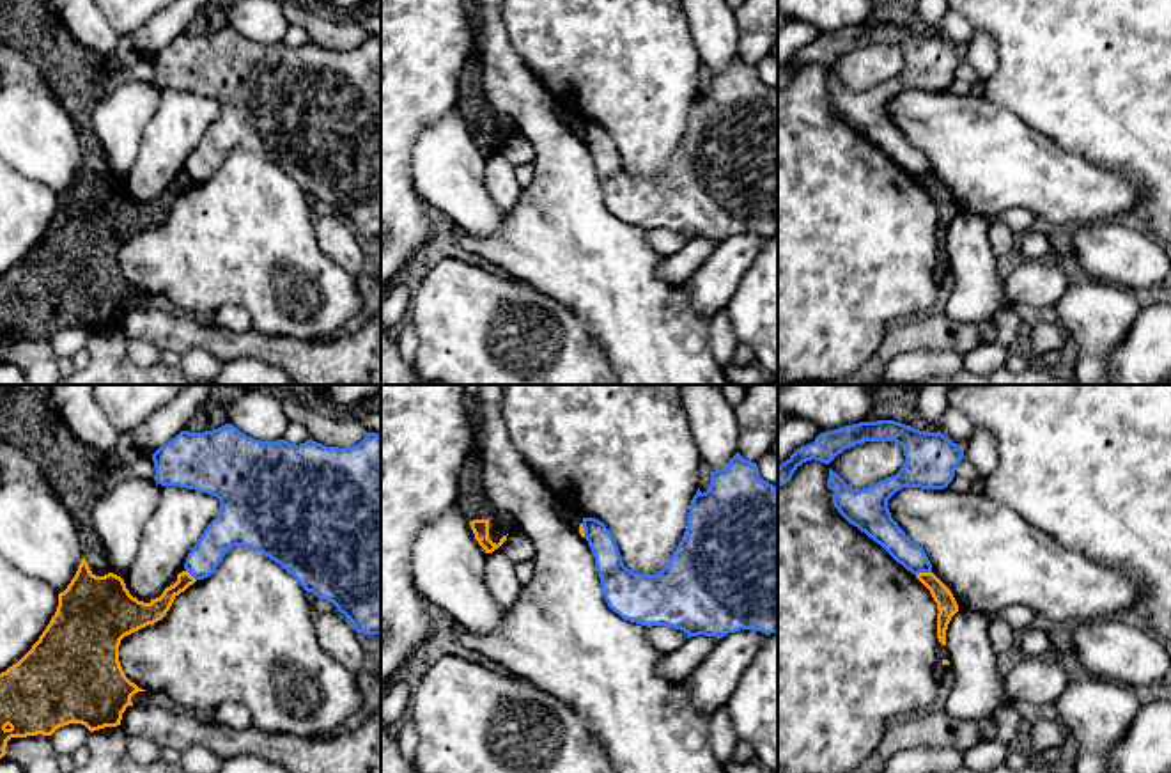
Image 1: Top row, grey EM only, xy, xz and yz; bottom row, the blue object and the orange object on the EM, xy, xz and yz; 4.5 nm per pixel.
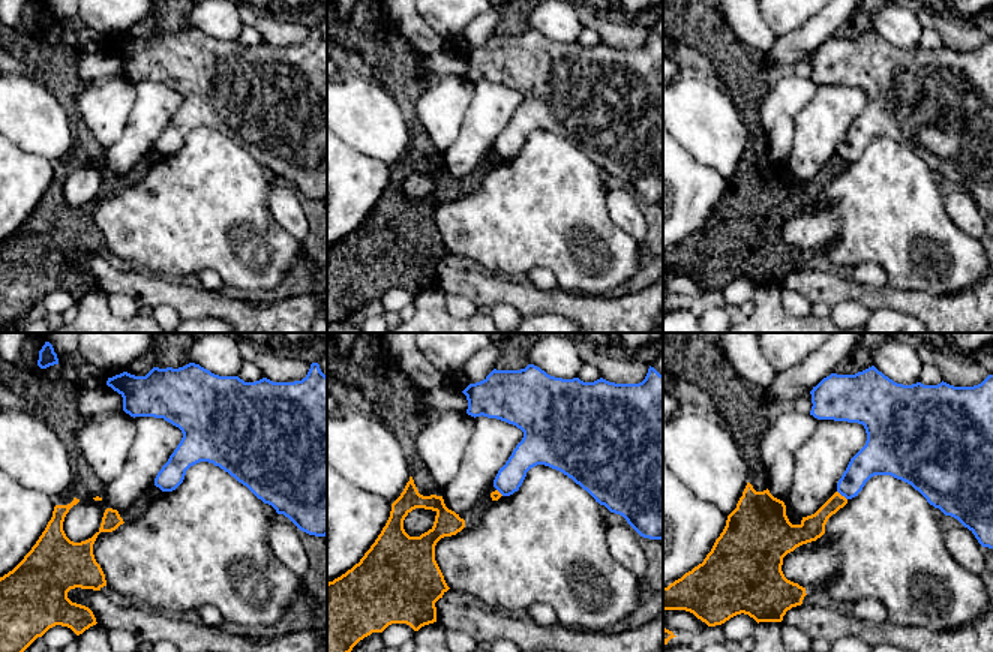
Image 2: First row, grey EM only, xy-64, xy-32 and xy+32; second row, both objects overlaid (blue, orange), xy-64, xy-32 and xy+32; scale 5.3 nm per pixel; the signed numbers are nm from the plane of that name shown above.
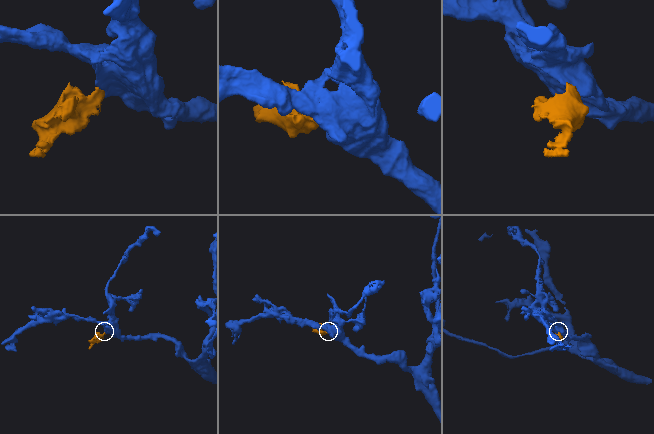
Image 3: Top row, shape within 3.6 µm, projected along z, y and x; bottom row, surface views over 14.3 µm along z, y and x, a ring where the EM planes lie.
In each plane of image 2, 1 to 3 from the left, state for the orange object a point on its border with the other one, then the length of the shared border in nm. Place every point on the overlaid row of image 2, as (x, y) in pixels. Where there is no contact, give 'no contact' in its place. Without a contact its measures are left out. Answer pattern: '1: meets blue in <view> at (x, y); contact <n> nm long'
1: no contact
2: meets blue in xy-32 at (500, 492); contact 50 nm long
3: meets blue in xy+32 at (842, 495); contact 80 nm long

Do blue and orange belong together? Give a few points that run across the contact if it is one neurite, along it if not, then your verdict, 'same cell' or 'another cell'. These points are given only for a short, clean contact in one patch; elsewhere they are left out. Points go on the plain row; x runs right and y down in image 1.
line yz (930, 174), (916, 178); another cell

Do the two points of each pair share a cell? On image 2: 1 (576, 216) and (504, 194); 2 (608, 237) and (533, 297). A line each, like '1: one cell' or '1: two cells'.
1: one cell
2: two cells

